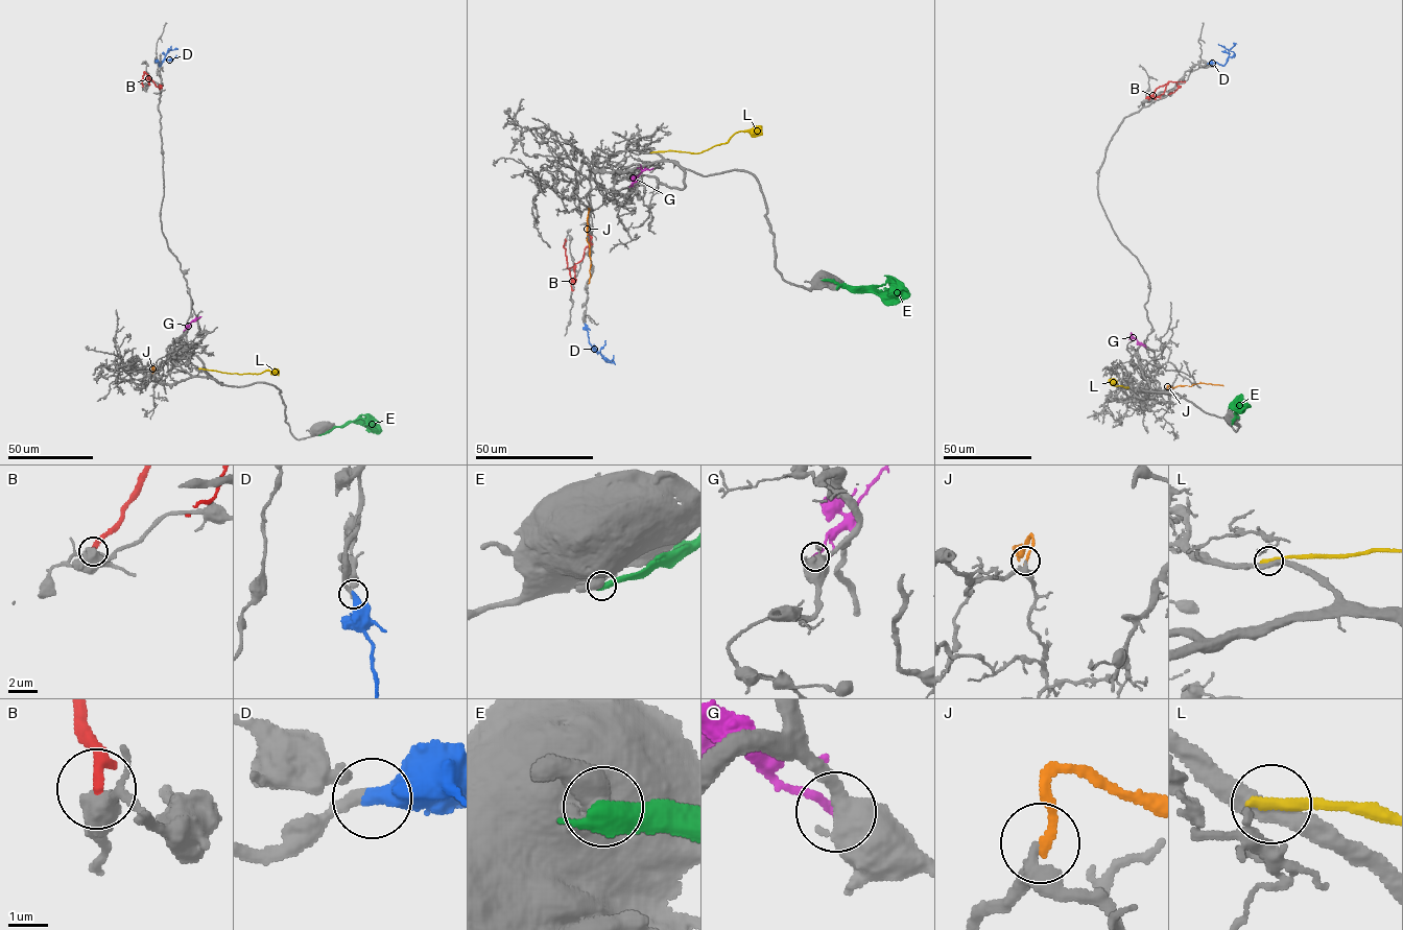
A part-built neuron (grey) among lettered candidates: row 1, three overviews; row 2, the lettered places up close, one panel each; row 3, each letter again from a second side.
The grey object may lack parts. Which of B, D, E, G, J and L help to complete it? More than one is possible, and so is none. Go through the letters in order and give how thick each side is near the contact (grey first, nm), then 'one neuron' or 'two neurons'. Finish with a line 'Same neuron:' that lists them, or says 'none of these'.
B: 480/320 nm | two neurons
D: 200/500 nm | one neuron
E: 600/600 nm | two neurons
G: 500/200 nm | two neurons
J: 260/220 nm | two neurons
L: 400/240 nm | two neurons
Same neuron: D

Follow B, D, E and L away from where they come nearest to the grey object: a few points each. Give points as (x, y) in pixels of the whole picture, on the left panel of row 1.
B: (142, 87), (144, 72), (159, 87)
D: (156, 62), (160, 66), (167, 53), (177, 49)
E: (320, 435), (351, 422), (364, 423), (380, 432)
L: (199, 368), (238, 374), (279, 372)

